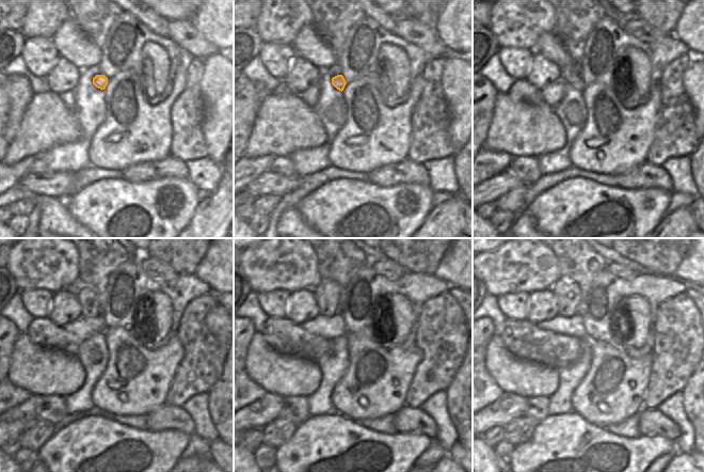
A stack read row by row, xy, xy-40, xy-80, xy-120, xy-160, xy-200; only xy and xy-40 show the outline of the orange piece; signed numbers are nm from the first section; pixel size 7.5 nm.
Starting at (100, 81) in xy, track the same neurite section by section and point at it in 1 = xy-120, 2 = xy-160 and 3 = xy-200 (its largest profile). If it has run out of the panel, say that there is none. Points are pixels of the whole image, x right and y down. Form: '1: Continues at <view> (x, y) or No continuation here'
1: Continues at xy-120 (86, 296)
2: Continues at xy-160 (326, 293)
3: Continues at xy-200 (566, 293).

